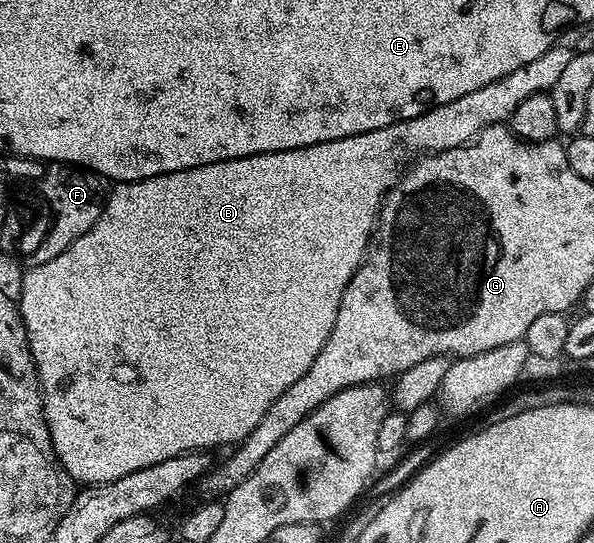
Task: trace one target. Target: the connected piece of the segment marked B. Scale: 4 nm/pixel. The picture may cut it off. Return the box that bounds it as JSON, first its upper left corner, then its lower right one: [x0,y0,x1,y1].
[19,45,574,485]

